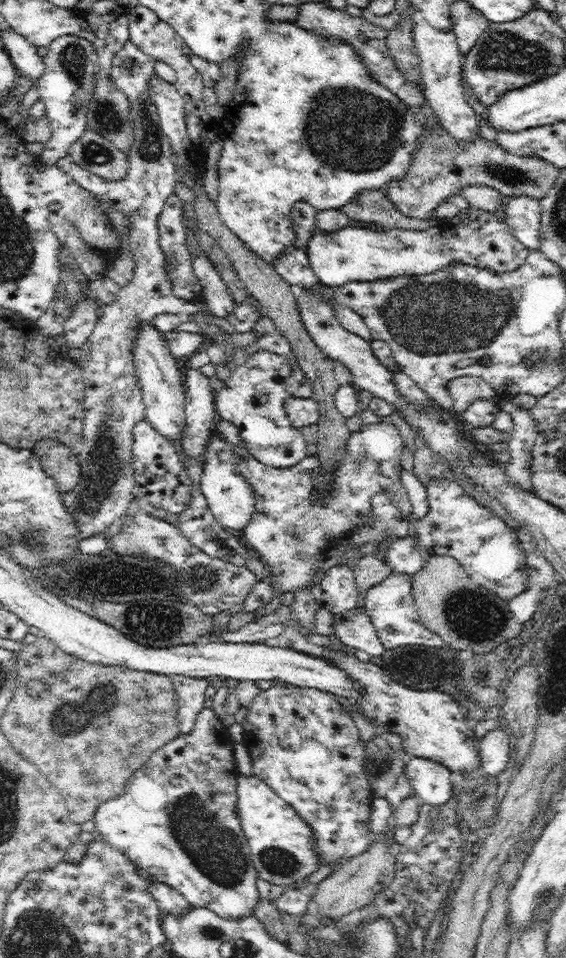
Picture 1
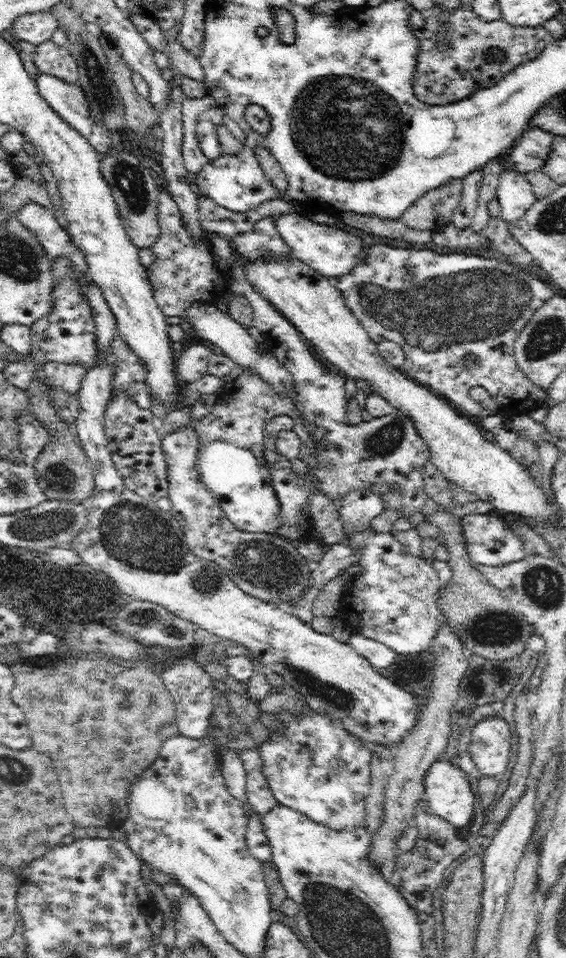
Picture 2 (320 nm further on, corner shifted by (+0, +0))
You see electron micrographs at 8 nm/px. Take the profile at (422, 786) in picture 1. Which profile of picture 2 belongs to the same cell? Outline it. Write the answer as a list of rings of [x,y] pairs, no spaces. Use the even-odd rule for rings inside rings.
[[[438,760],[424,776],[425,799],[429,811],[458,827],[472,822],[474,794],[466,772],[450,760]]]

